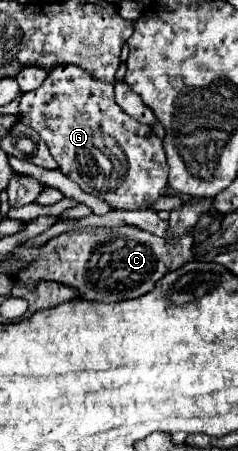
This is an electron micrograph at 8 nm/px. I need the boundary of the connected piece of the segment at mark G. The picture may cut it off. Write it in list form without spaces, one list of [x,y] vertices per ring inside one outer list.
[[[70,64],[66,68],[54,68],[40,88],[26,92],[18,104],[18,118],[30,126],[48,144],[50,154],[60,166],[60,172],[72,178],[86,194],[92,194],[118,210],[144,210],[156,198],[160,198],[168,186],[168,164],[162,140],[148,124],[140,124],[114,100],[114,84],[94,80],[90,72]]]

